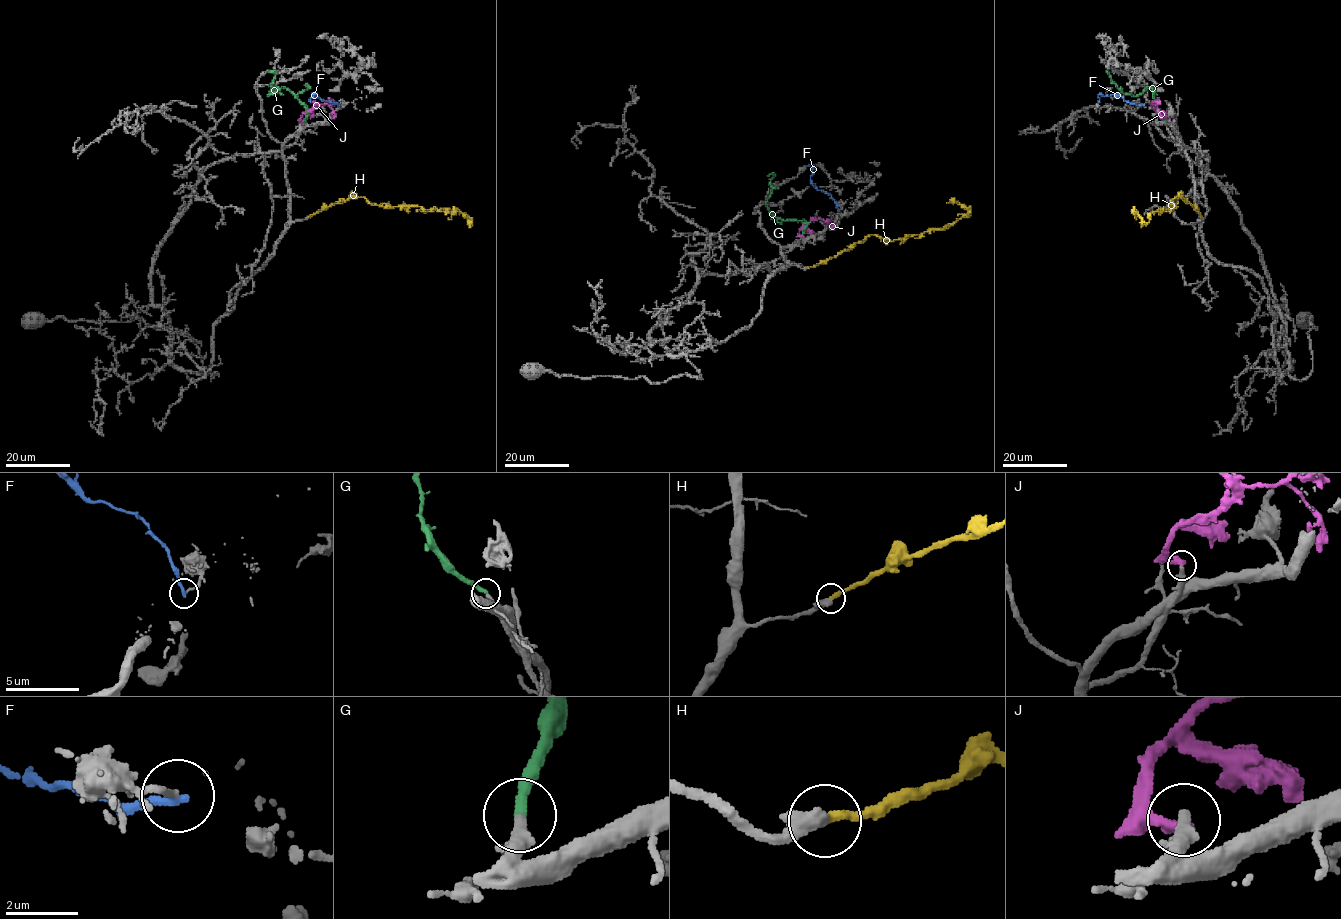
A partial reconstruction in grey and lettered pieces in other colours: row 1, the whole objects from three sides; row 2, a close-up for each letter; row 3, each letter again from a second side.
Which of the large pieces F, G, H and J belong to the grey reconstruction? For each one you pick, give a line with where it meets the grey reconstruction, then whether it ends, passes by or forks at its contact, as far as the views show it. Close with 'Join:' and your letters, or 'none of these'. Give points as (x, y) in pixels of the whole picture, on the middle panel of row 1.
G: contact (802, 235); it ends
H: contact (808, 267); it ends
Join: G, H

